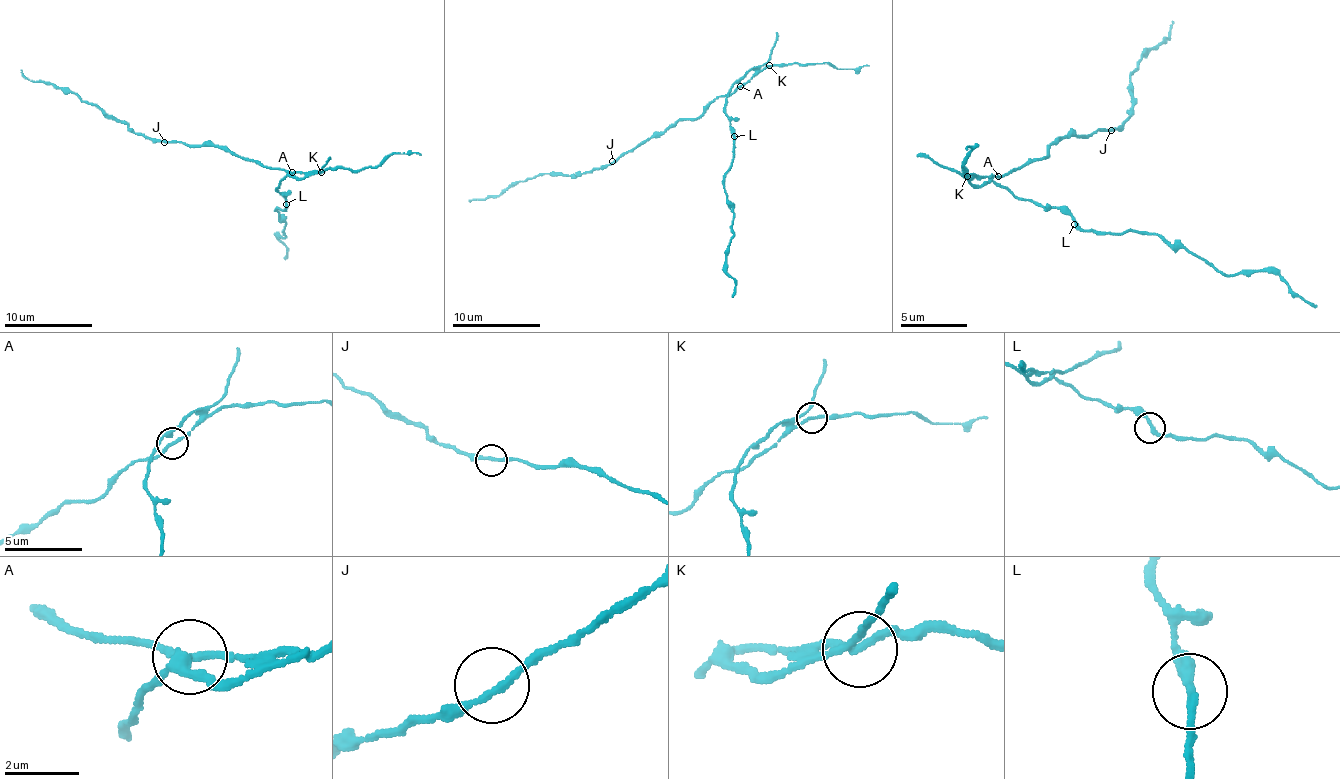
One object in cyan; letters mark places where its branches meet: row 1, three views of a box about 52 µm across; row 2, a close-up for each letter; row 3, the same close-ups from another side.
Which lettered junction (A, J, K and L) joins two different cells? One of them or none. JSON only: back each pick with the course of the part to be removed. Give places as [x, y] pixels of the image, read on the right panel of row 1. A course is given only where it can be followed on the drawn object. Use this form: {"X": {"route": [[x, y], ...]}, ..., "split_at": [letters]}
{"split_at": []}

